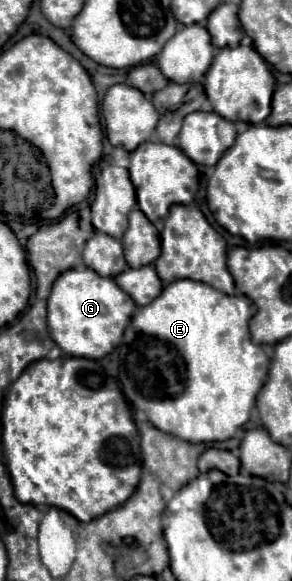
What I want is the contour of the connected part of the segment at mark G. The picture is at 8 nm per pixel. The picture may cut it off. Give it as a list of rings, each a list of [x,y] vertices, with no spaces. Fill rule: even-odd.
[[[91,268],[63,272],[47,300],[47,326],[55,344],[67,356],[99,360],[111,354],[123,340],[123,330],[131,320],[135,302],[113,278],[103,278]]]

